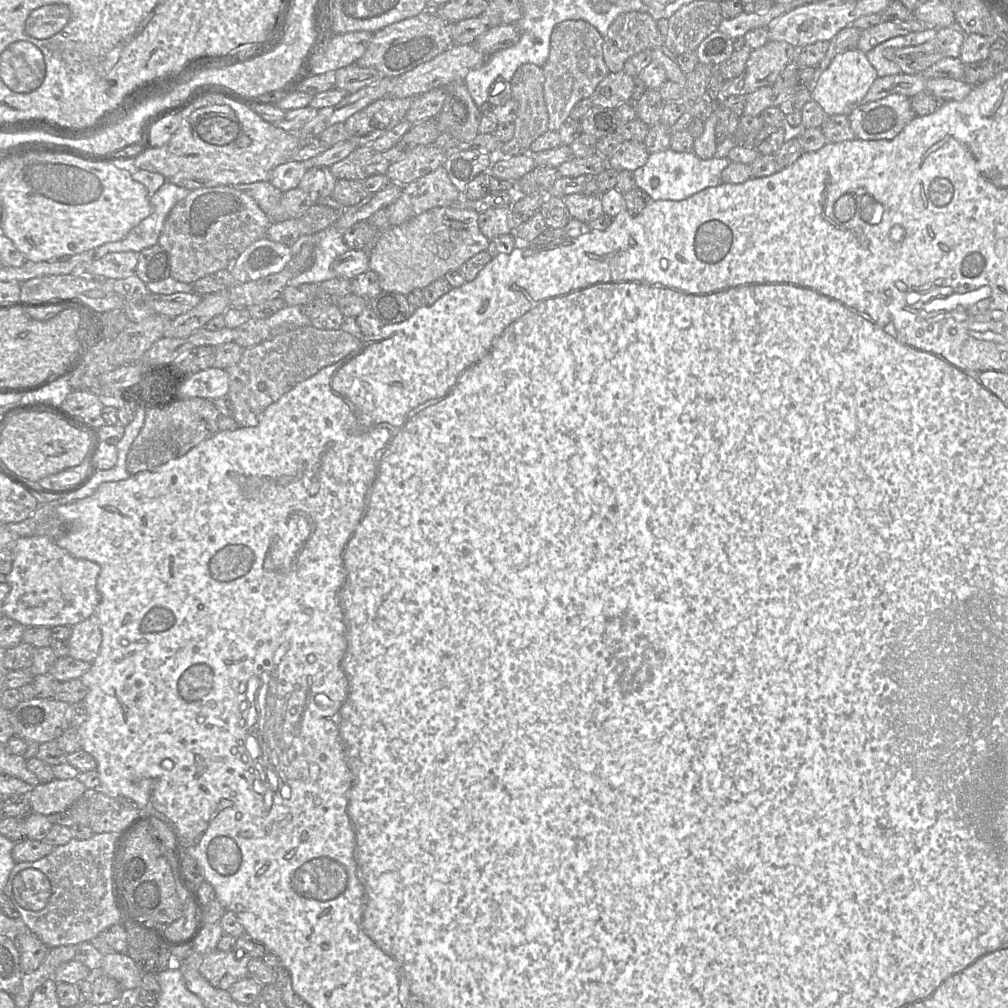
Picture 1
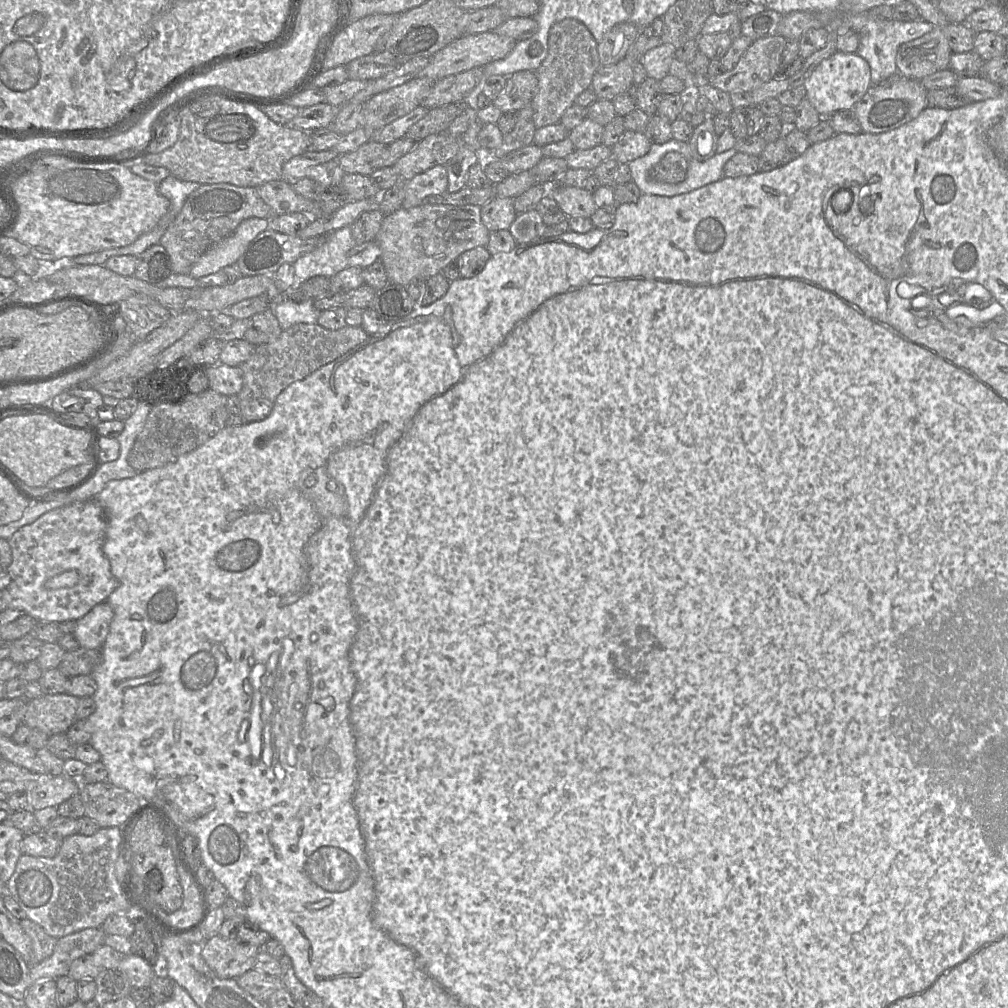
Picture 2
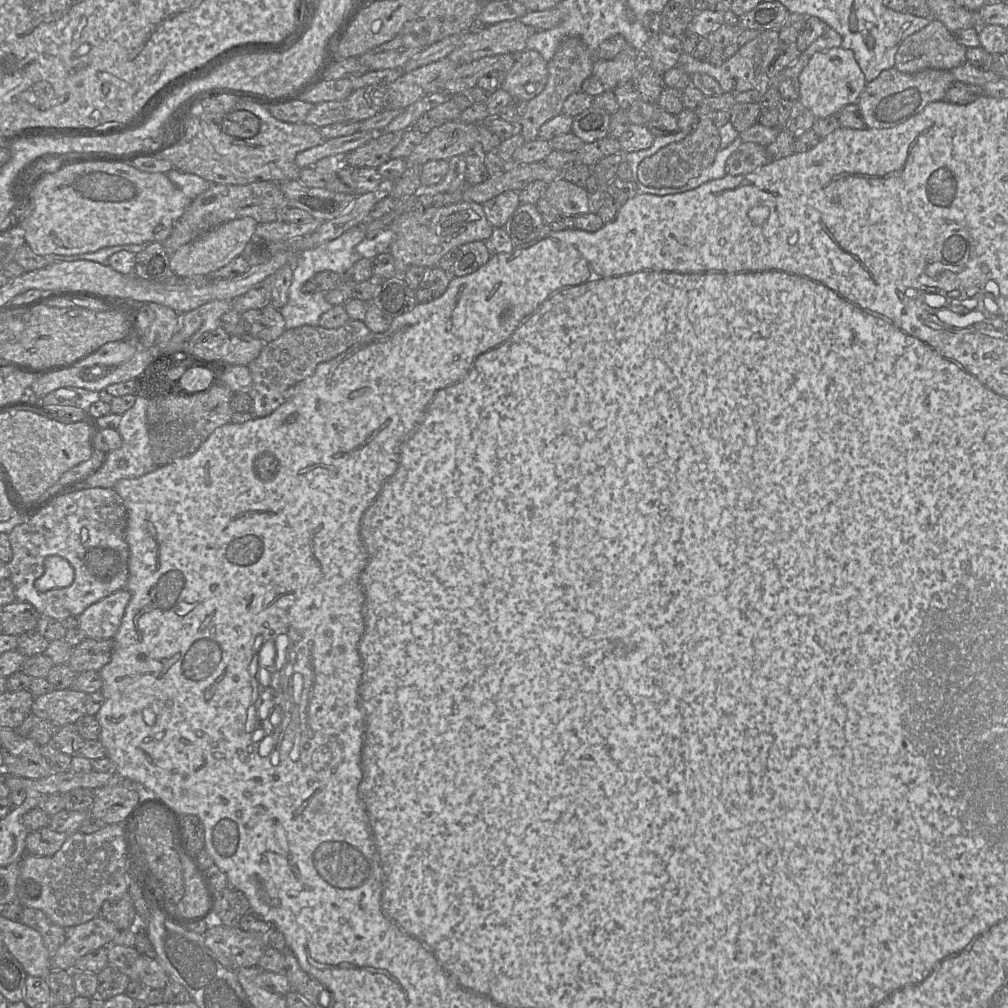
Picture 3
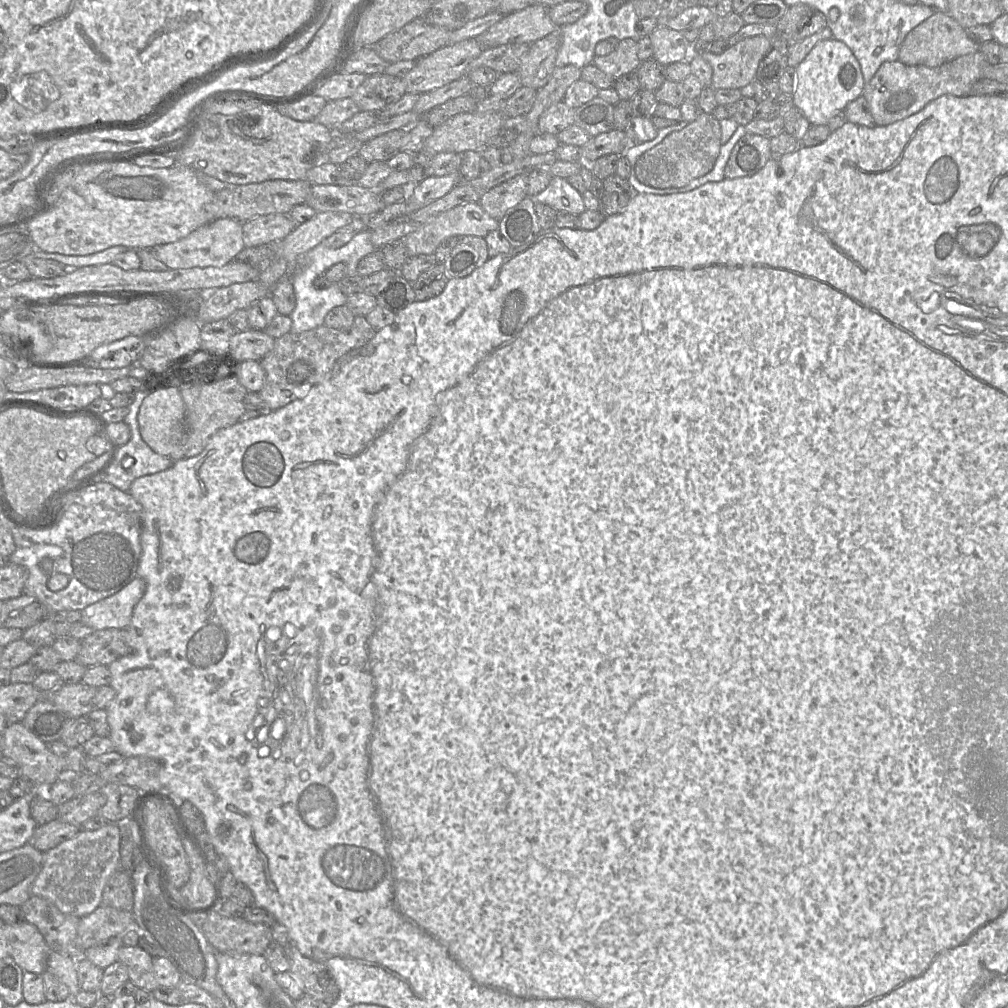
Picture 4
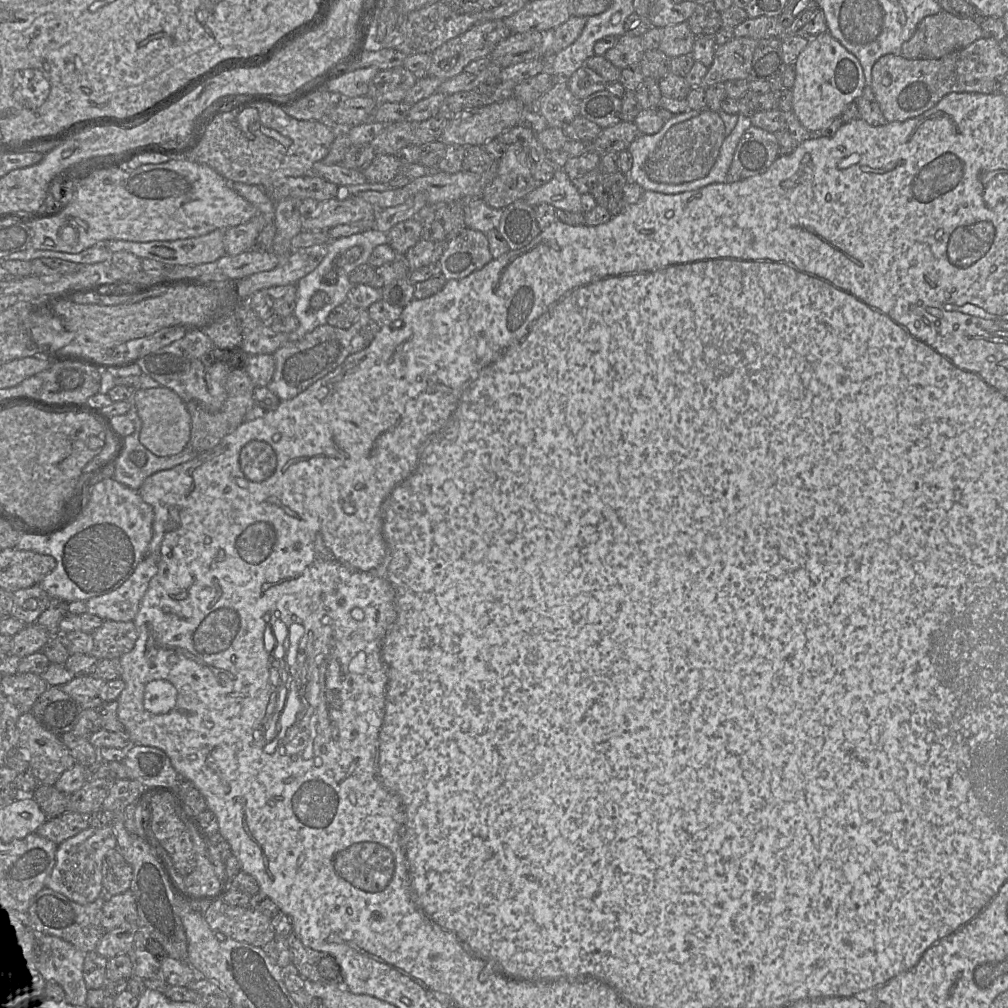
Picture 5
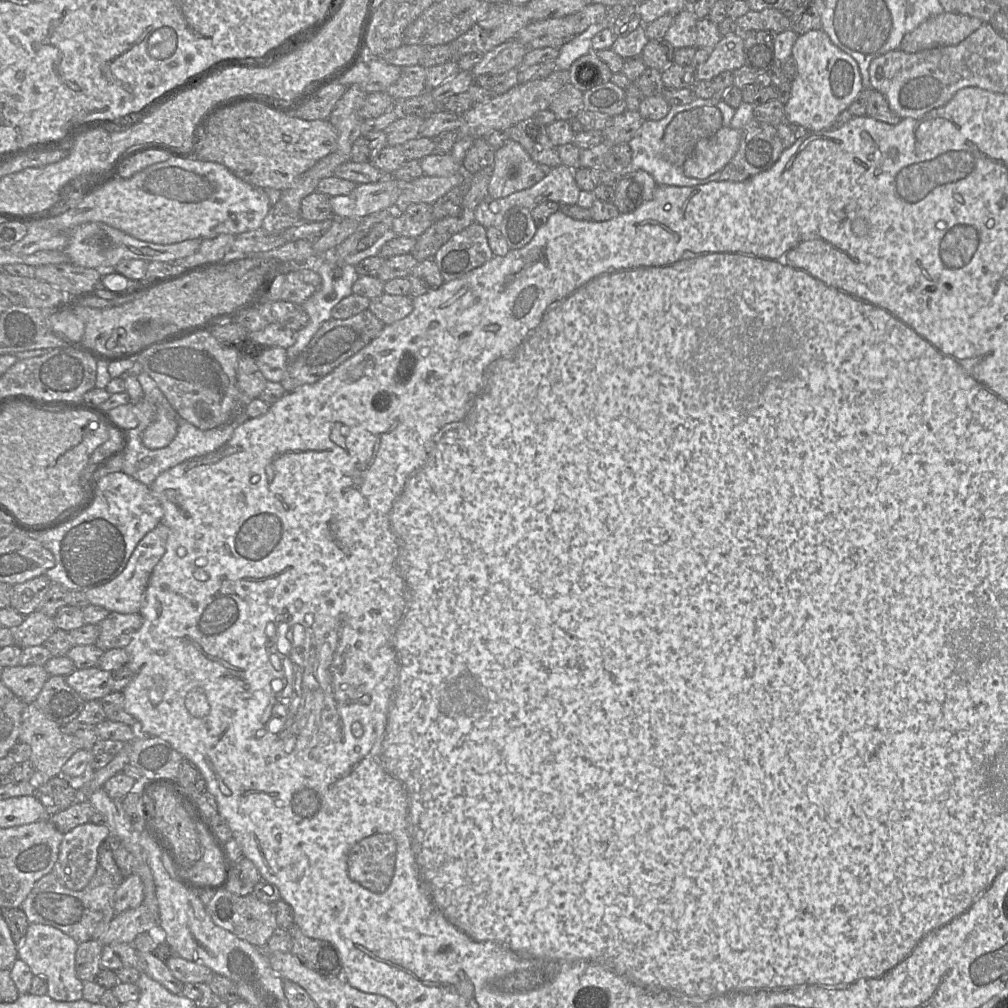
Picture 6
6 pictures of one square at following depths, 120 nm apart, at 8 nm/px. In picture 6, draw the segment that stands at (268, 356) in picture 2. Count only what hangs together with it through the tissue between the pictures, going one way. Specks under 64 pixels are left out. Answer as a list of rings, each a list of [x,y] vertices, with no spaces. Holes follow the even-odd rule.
[[[368,309],[347,319],[330,319],[325,321],[304,350],[288,363],[284,378],[280,382],[286,392],[319,381],[346,360],[357,354],[376,338],[384,324]]]

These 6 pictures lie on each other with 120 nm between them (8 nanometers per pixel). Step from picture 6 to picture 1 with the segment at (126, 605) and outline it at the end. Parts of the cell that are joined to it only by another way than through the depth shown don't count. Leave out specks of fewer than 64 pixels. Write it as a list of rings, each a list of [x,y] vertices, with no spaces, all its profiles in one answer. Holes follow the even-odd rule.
[[[94,614],[71,627],[68,639],[69,655],[77,660],[92,663],[98,656],[102,643],[102,632]]]

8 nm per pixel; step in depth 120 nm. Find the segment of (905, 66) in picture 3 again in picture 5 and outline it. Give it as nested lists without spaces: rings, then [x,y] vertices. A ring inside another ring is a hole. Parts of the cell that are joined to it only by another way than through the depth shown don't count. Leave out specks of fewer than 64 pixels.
[[[941,10],[919,22],[912,37],[903,43],[901,55],[907,59],[937,59],[965,48],[982,37],[979,19],[960,18]]]

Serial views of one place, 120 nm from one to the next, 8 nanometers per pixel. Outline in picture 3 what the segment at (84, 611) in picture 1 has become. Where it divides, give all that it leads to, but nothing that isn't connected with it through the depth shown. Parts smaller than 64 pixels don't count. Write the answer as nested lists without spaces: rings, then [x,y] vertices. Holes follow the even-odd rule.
[[[86,488],[79,491],[75,491],[66,495],[63,495],[52,502],[50,505],[46,506],[40,510],[36,515],[29,517],[29,519],[16,527],[8,534],[9,541],[12,549],[12,558],[7,567],[10,571],[10,580],[14,586],[14,594],[16,601],[28,602],[35,607],[35,609],[41,614],[42,617],[50,617],[56,620],[63,620],[67,617],[78,617],[86,608],[90,605],[98,602],[99,600],[109,596],[112,593],[115,593],[118,590],[126,589],[128,577],[129,577],[129,546],[125,538],[126,527],[128,521],[128,513],[125,507],[124,501],[120,495],[114,490],[114,488]],[[58,555],[63,557],[68,561],[74,569],[74,580],[68,587],[64,588],[53,588],[48,591],[39,591],[35,587],[36,580],[42,576],[44,573],[44,561],[48,556]]]

